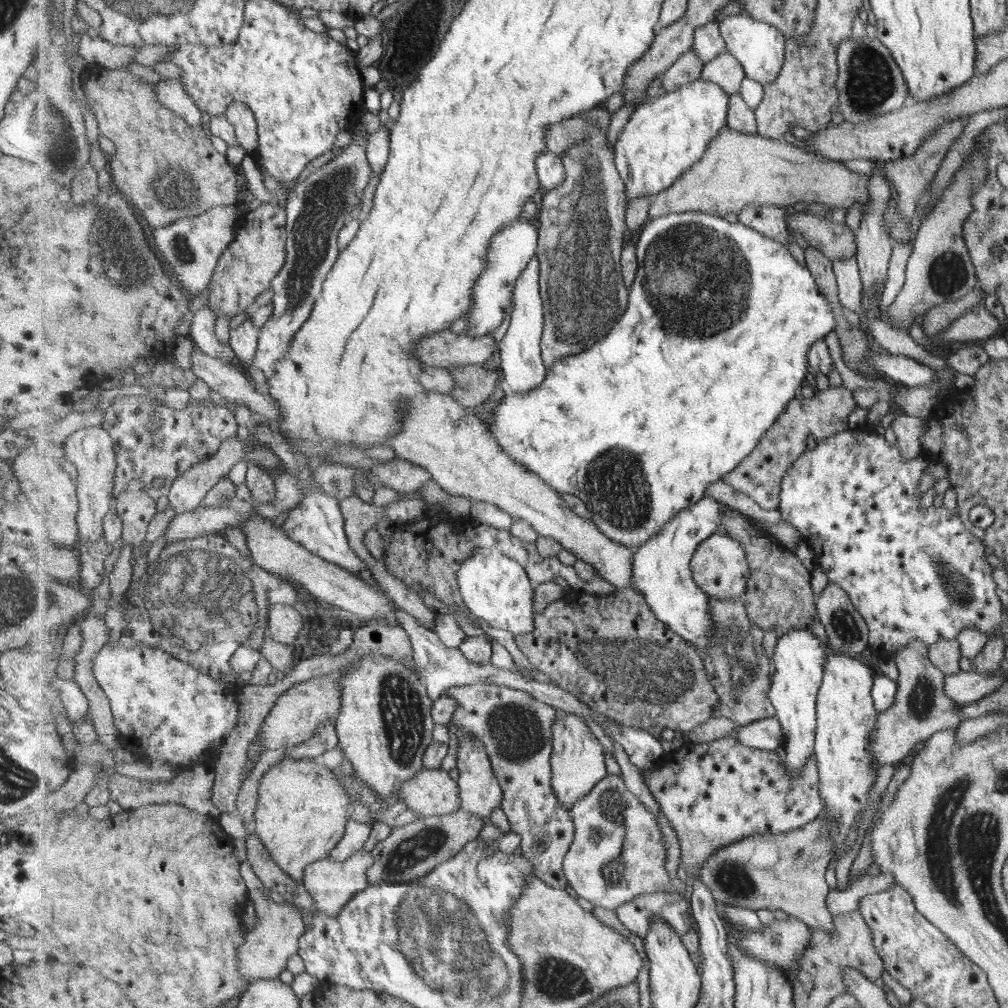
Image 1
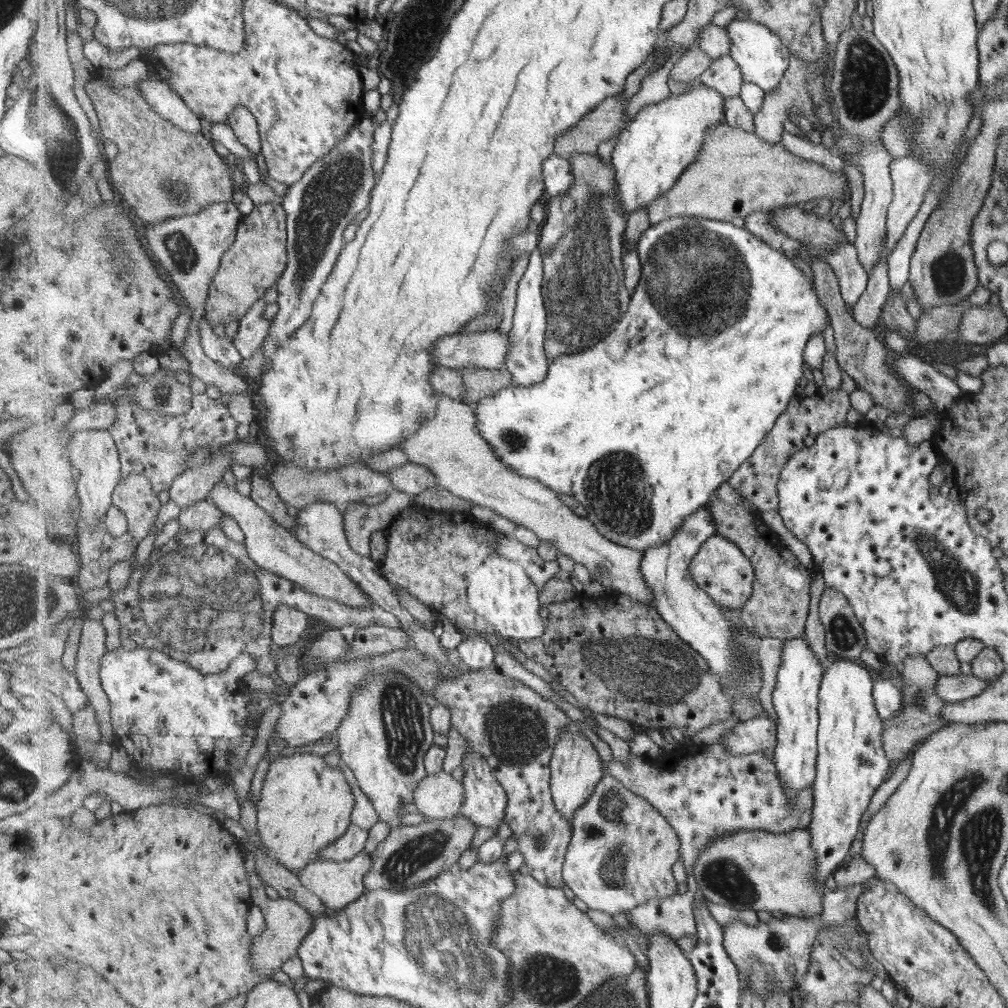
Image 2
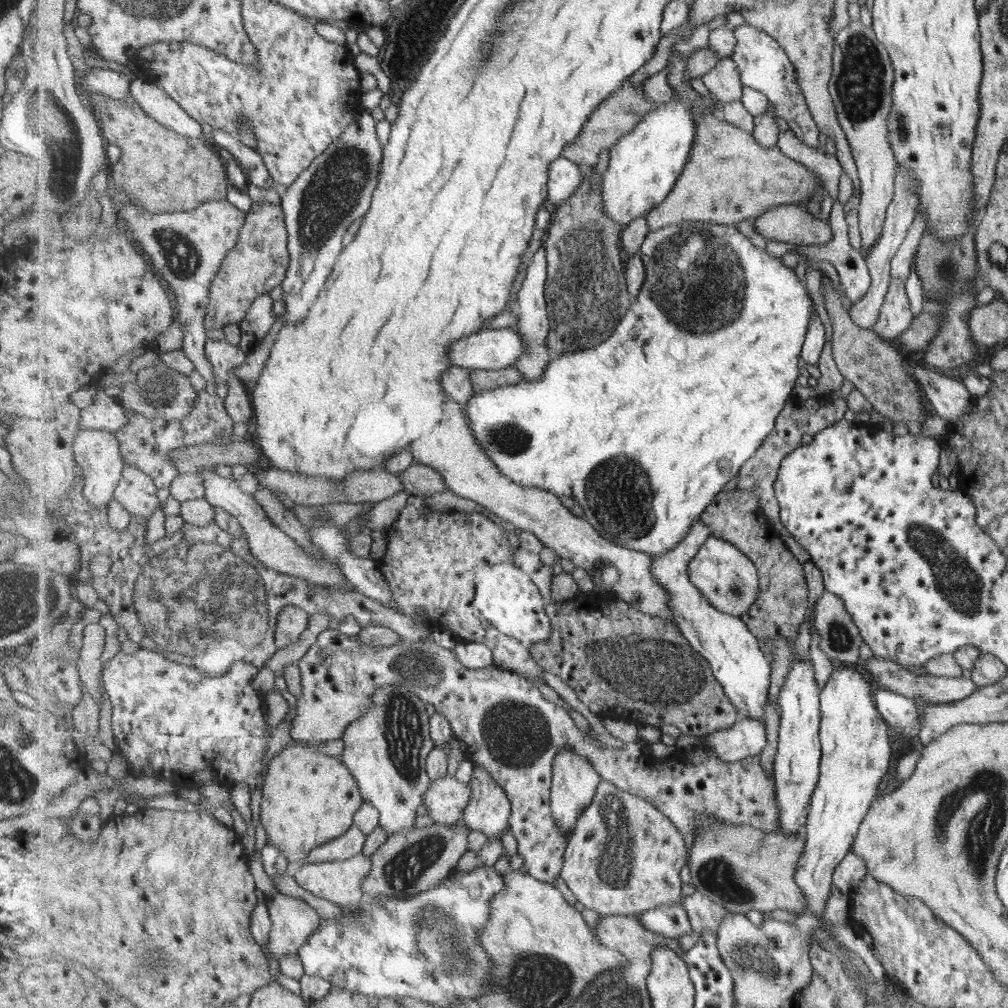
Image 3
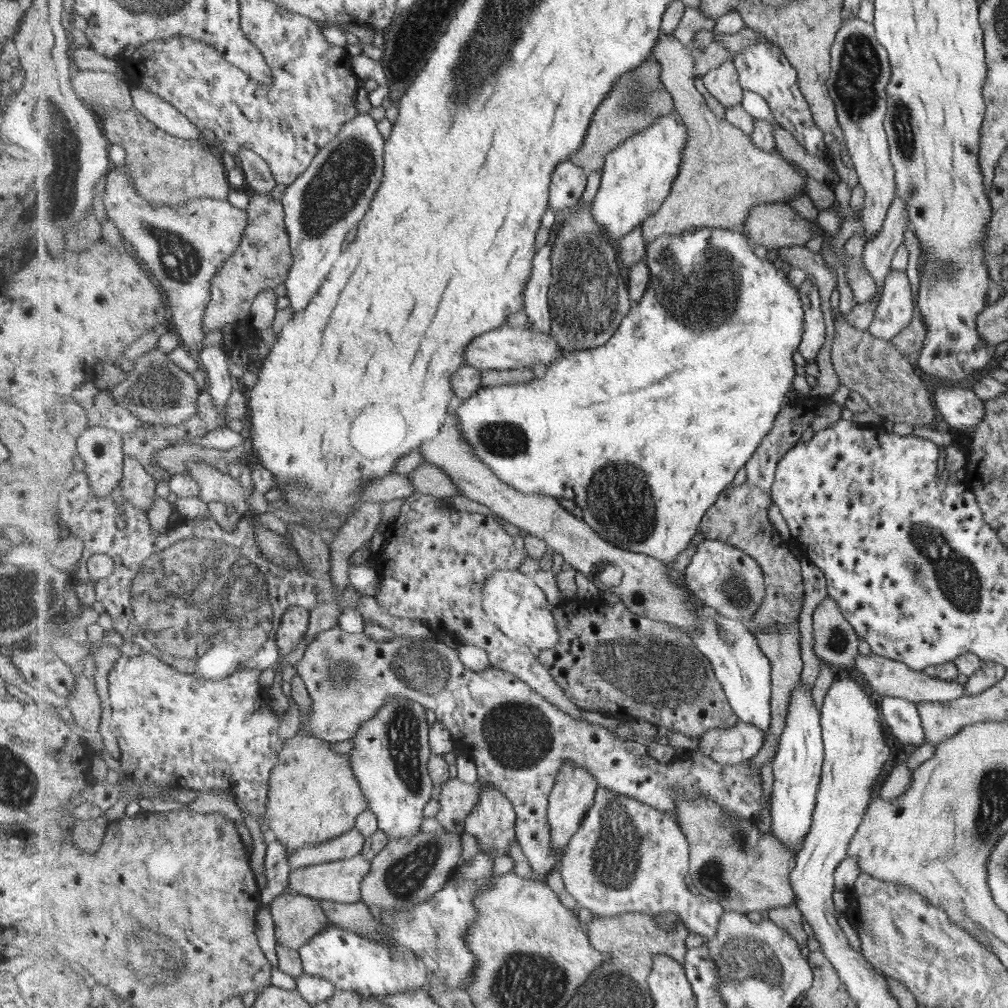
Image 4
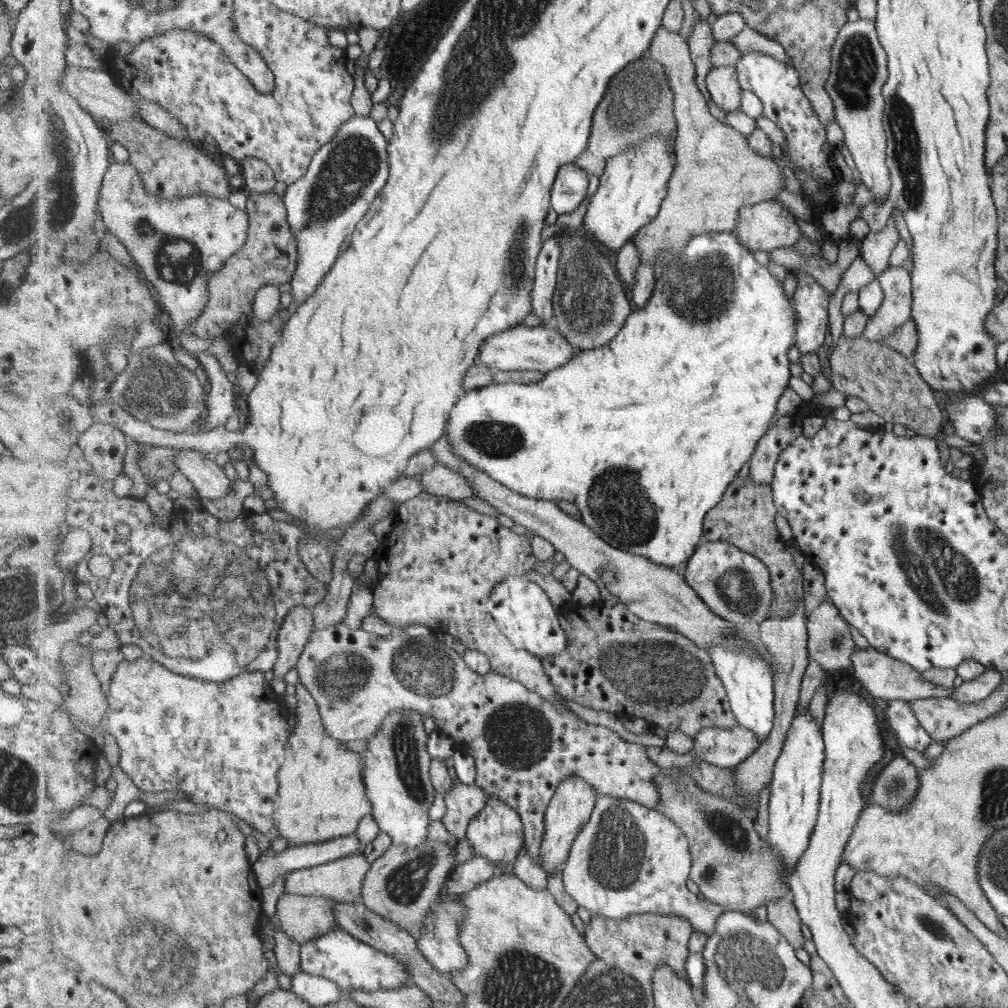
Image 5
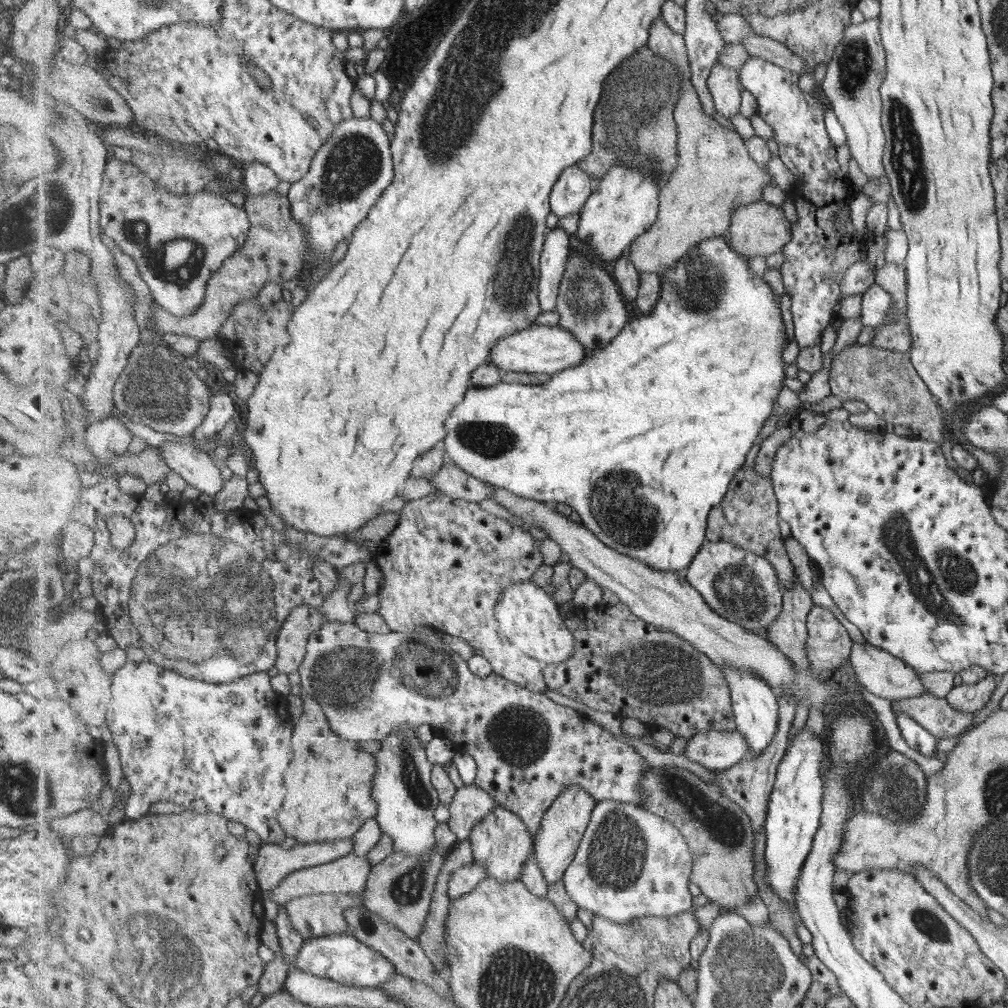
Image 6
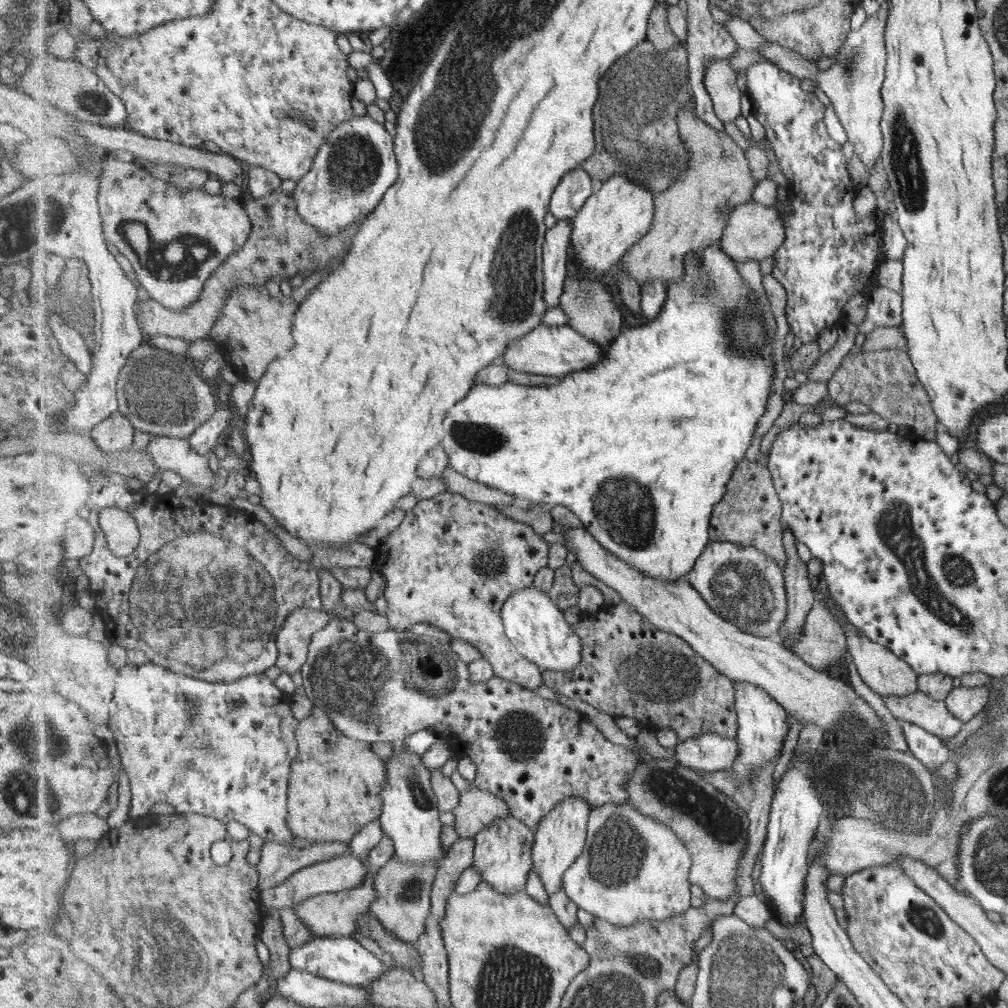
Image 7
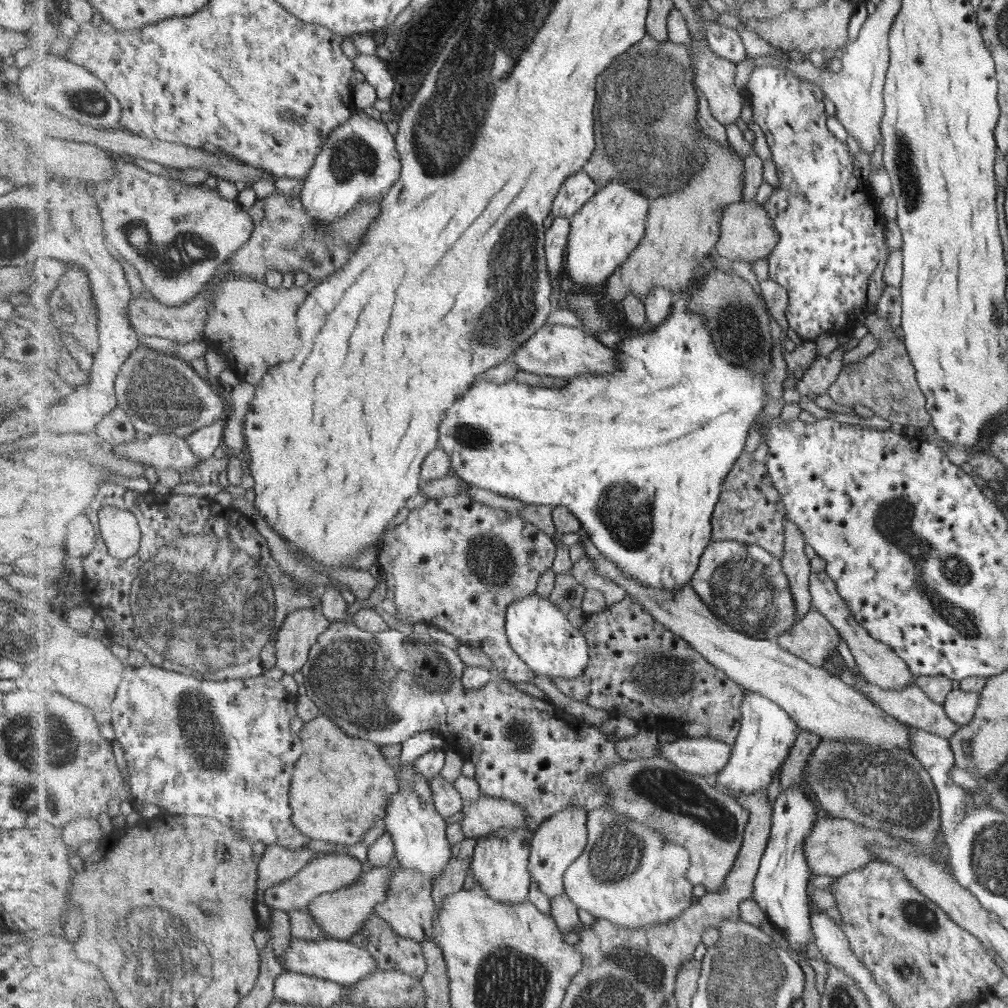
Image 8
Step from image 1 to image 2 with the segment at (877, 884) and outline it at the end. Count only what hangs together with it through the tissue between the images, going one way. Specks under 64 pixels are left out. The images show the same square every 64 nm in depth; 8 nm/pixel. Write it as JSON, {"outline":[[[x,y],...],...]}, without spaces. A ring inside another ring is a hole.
{"outline":[[[869,881],[865,883],[859,883],[855,886],[847,887],[847,888],[839,888],[837,891],[828,891],[824,898],[824,916],[821,918],[801,918],[801,917],[795,917],[795,916],[783,916],[783,917],[773,917],[769,922],[767,923],[760,923],[759,926],[753,926],[752,924],[741,922],[731,922],[731,924],[726,924],[724,926],[725,931],[725,940],[723,940],[723,945],[725,945],[725,951],[727,951],[727,955],[729,955],[729,958],[733,961],[733,964],[737,967],[740,980],[742,981],[742,988],[743,988],[743,982],[746,982],[748,978],[752,980],[752,988],[758,992],[758,994],[762,994],[762,996],[766,996],[770,990],[776,990],[776,992],[780,992],[780,990],[792,990],[798,982],[809,972],[810,962],[811,962],[811,948],[813,948],[813,942],[815,942],[815,938],[817,938],[817,934],[821,932],[823,929],[830,928],[833,924],[843,924],[843,922],[847,920],[852,920],[858,911],[858,902],[860,898],[863,896],[863,892],[867,890],[867,884],[869,884]]]}

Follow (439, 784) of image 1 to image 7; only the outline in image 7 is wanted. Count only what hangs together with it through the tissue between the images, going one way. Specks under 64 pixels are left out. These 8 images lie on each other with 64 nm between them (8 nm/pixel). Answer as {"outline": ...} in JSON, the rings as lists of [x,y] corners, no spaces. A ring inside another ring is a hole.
{"outline":[[[477,786],[461,795],[459,806],[452,813],[461,839],[474,838],[492,822],[512,816],[511,807],[501,797]]]}

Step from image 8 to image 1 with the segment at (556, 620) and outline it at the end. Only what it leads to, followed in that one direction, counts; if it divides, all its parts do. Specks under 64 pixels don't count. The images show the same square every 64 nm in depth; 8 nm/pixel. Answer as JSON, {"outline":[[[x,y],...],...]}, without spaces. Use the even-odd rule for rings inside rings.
{"outline":[[[493,546],[476,547],[458,572],[461,594],[468,609],[479,618],[491,622],[491,626],[503,628],[517,636],[529,634],[536,629],[534,596],[536,587],[528,571],[520,562],[505,555]]]}

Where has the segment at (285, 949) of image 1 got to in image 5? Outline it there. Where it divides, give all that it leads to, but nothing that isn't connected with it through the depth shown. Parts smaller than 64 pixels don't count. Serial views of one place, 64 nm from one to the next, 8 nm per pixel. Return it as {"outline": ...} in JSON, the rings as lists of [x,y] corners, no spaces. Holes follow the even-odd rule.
{"outline":[[[284,895],[276,905],[276,916],[285,936],[291,936],[299,946],[319,939],[325,934],[341,928],[336,920],[335,905],[339,900],[333,898],[320,898],[315,896]]]}

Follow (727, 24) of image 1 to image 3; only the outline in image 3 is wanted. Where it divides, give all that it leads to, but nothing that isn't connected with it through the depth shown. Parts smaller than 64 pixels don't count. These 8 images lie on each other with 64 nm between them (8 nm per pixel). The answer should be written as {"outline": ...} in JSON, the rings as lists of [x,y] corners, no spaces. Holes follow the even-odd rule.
{"outline":[[[747,22],[738,26],[735,34],[738,42],[731,58],[740,70],[742,84],[763,92],[778,110],[778,117],[787,122],[790,130],[806,145],[819,149],[820,127],[812,117],[807,98],[798,84],[796,66],[789,59],[785,48],[771,34]]]}

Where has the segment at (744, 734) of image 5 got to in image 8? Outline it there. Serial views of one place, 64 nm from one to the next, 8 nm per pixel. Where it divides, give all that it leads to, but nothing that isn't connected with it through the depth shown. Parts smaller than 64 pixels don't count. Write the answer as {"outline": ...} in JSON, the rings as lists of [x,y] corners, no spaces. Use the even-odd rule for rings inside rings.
{"outline":[[[698,734],[695,737],[685,737],[673,739],[668,743],[658,742],[660,754],[664,759],[670,760],[681,770],[688,771],[689,774],[699,774],[708,779],[712,779],[724,770],[732,757],[733,747],[731,743],[721,742],[720,739],[713,738],[706,734]]]}

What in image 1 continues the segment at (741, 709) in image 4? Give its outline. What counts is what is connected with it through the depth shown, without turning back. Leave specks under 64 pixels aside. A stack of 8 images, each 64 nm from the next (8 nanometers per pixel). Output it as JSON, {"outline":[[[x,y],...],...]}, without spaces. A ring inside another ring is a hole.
{"outline":[[[706,495],[697,504],[676,514],[659,535],[634,548],[635,589],[644,595],[661,622],[690,641],[698,650],[712,646],[714,620],[710,611],[710,596],[697,584],[691,561],[699,545],[719,532],[727,511],[735,510]]]}

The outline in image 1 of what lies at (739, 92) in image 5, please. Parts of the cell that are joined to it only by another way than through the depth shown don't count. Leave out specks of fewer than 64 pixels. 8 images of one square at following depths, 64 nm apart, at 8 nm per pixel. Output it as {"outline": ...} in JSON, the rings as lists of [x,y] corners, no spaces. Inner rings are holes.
{"outline":[[[728,51],[707,63],[702,70],[702,78],[709,82],[716,82],[724,87],[730,95],[740,92],[742,82],[747,76],[744,66]]]}

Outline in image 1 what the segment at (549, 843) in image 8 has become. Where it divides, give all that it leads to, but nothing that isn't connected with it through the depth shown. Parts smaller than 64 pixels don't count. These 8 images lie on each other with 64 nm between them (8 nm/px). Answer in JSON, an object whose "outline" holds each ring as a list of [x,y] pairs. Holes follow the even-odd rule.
{"outline":[[[580,715],[558,717],[553,725],[554,751],[552,754],[552,787],[561,804],[571,809],[579,798],[589,794],[609,773],[601,742],[591,733]]]}

